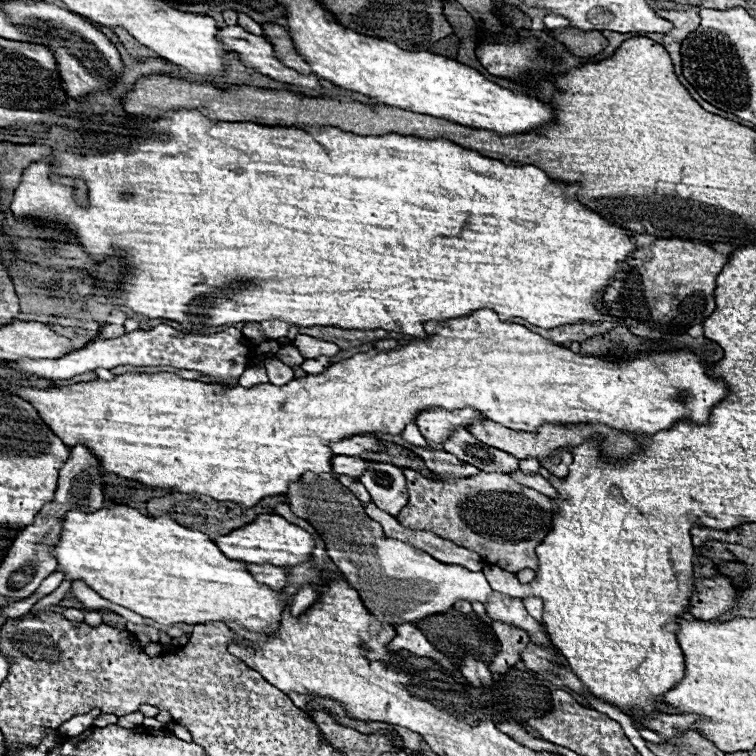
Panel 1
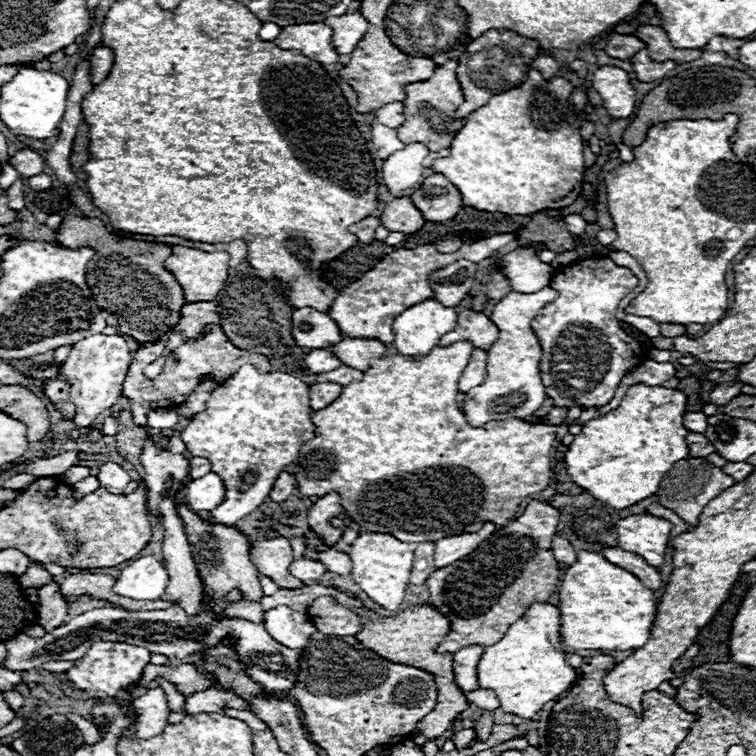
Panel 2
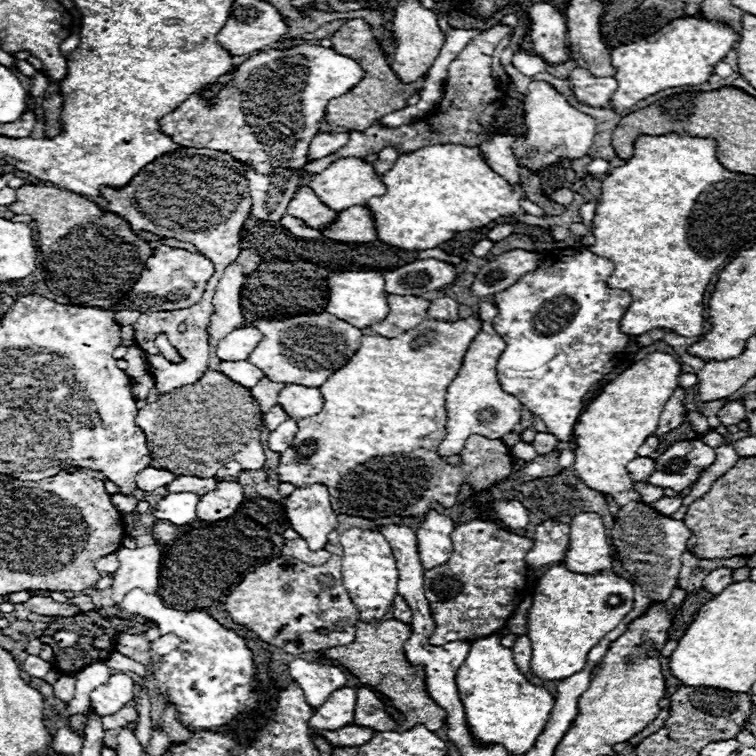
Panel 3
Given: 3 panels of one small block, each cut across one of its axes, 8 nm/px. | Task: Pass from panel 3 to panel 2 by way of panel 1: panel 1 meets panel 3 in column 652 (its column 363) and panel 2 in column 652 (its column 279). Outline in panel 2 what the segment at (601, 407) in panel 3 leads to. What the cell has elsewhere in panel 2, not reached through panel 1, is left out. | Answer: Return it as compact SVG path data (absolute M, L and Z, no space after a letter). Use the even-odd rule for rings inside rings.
M636 384L628 388L626 396L622 398L620 406L598 418L582 424L582 432L574 438L574 442L568 446L568 452L564 454L568 474L572 482L576 482L580 488L596 496L598 500L610 504L616 510L628 508L652 494L658 492L660 480L676 464L678 460L684 460L690 450L686 444L686 434L688 430L684 428L684 406L686 406L686 396L680 390L674 388L662 388L662 386L646 386L646 384Z

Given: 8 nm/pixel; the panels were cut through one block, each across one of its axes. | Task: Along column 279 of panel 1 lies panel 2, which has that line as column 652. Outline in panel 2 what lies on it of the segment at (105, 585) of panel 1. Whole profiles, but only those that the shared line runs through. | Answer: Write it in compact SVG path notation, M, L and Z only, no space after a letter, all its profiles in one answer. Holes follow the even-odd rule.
M580 550L576 564L572 564L560 586L560 636L562 642L574 650L638 650L650 640L650 630L656 618L656 596L632 572L608 562L598 552Z

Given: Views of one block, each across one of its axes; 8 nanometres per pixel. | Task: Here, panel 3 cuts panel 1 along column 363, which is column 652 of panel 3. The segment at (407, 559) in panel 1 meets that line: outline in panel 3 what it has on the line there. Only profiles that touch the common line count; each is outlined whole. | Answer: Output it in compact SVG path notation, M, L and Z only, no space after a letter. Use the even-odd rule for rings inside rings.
M628 502L626 506L622 506L618 510L616 522L612 526L612 538L614 540L622 540L626 542L630 548L620 550L622 560L624 560L624 568L634 574L636 580L636 596L634 596L634 610L618 624L616 630L608 632L608 636L604 636L604 640L600 640L600 644L596 644L596 648L592 648L592 652L588 654L588 664L586 668L594 668L598 664L598 660L606 654L610 642L614 642L624 630L626 626L642 616L648 606L656 600L666 600L672 590L676 588L678 582L678 572L680 572L680 558L686 550L686 542L692 536L690 528L682 522L682 520L674 520L670 516L662 516L658 514L652 504L646 502Z

